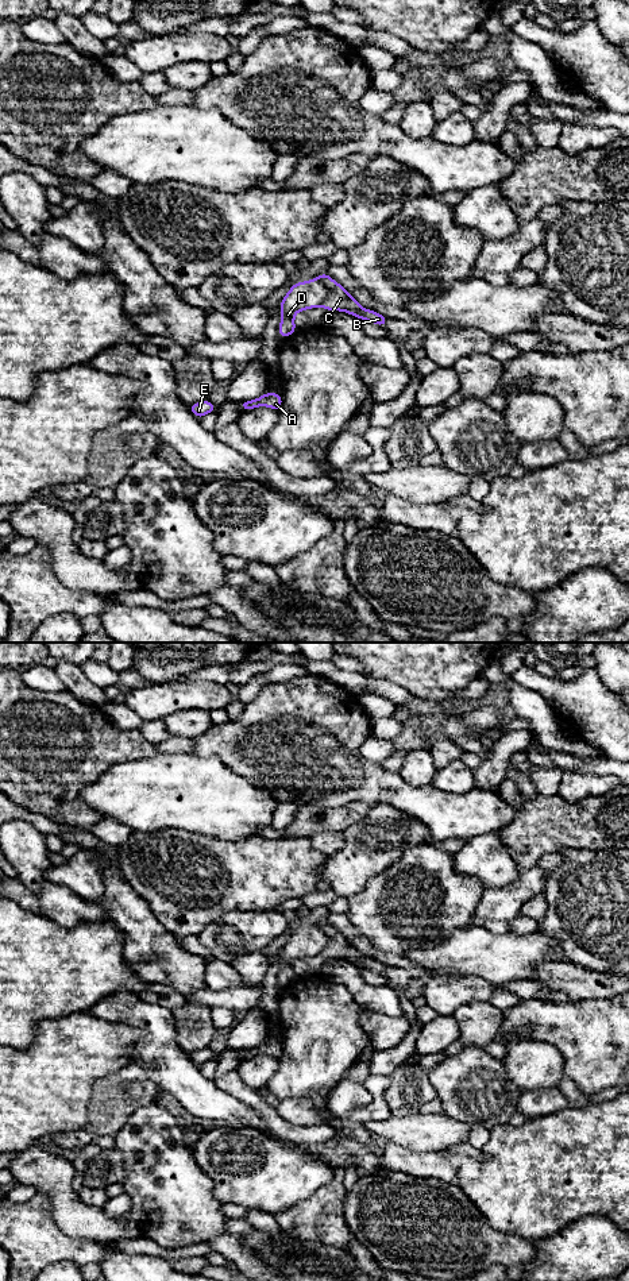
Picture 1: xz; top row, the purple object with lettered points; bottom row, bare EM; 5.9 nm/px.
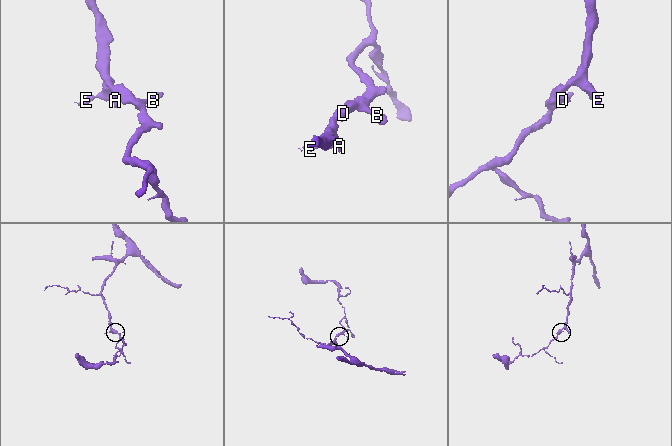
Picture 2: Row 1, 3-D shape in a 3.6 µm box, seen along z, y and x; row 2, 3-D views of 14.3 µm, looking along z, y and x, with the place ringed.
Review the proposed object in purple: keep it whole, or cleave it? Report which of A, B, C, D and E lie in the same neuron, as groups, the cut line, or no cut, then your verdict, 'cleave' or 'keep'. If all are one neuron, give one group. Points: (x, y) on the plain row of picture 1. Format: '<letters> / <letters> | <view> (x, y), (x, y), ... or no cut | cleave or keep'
A D E / B C | xz (317, 926), (327, 937), (327, 945), (320, 952) | cleave

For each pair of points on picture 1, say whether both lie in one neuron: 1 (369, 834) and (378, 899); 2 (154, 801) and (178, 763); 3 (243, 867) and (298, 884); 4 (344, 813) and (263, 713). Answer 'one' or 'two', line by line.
1: two
2: one
3: one
4: two

